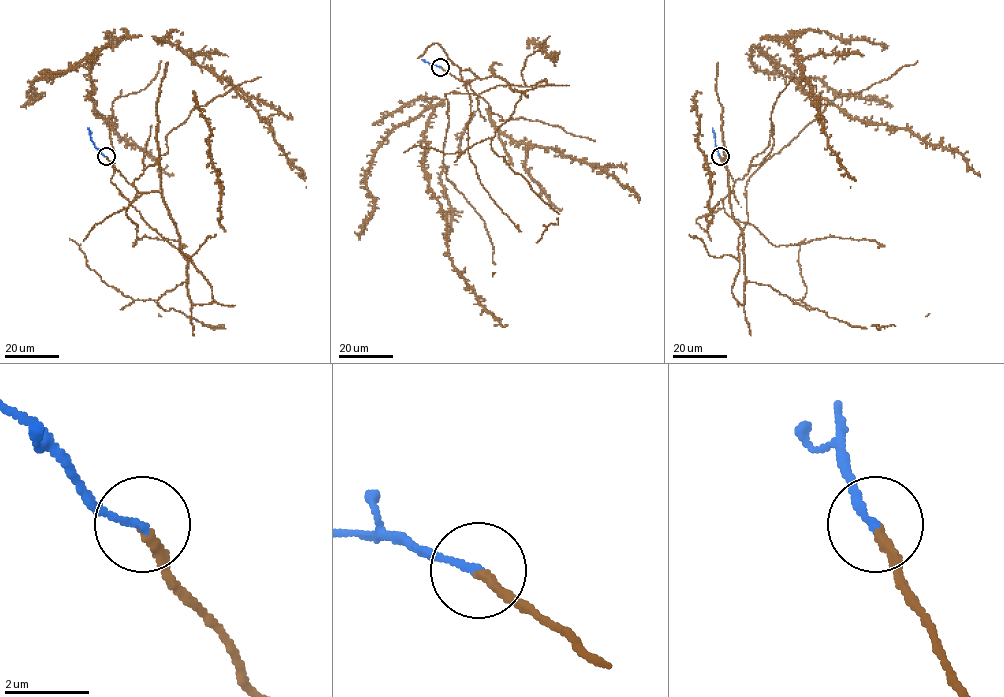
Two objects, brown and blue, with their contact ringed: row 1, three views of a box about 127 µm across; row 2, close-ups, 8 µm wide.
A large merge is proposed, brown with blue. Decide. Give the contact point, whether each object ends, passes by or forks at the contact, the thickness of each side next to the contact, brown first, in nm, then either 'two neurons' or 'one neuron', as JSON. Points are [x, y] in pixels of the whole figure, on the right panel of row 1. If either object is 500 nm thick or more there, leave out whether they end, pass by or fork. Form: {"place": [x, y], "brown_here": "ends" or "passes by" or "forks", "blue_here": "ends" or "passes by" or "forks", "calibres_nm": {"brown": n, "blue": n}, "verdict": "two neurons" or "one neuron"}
{"place": [720, 156], "brown_here": "ends", "blue_here": "ends", "calibres_nm": {"brown": 240, "blue": 180}, "verdict": "one neuron"}

